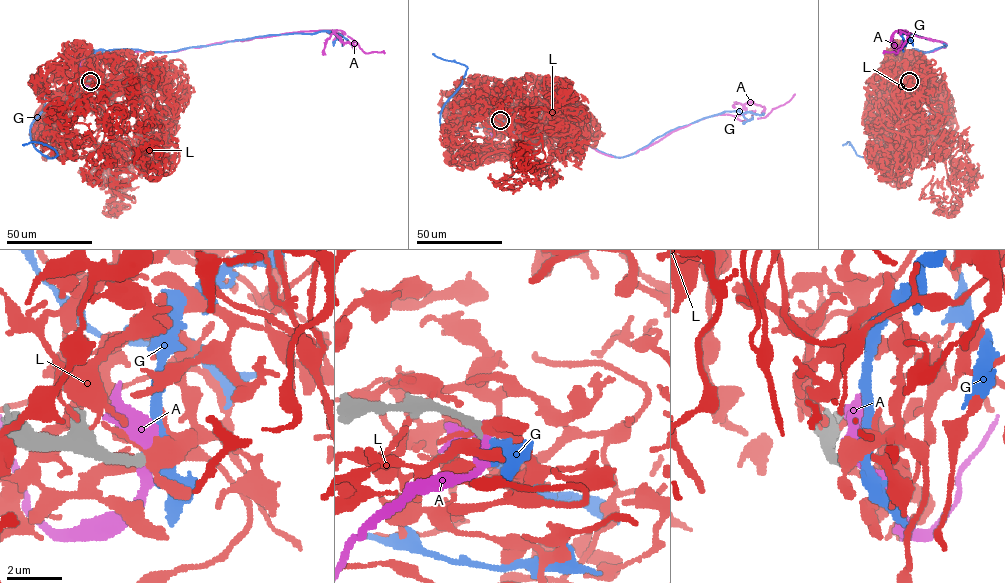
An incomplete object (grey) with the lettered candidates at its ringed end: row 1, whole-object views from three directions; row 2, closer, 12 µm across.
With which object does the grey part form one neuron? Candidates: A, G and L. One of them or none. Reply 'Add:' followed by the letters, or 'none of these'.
Add: G

